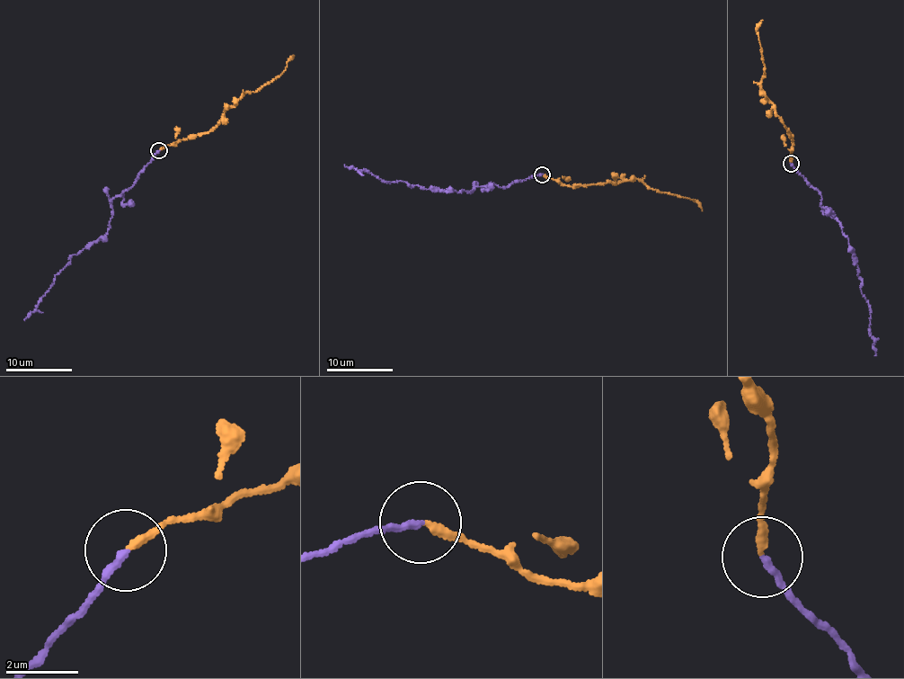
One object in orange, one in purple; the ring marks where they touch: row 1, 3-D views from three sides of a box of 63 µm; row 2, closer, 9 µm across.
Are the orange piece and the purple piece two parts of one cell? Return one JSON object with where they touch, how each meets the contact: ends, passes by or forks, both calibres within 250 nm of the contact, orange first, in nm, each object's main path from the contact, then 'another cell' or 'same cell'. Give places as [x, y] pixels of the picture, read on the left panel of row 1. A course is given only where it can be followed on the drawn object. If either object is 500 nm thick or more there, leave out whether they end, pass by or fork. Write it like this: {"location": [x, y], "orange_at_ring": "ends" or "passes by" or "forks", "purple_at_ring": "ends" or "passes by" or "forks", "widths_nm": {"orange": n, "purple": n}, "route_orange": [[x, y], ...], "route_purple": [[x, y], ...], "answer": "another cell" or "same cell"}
{"location": [158, 150], "orange_at_ring": "ends", "purple_at_ring": "ends", "widths_nm": {"orange": 200, "purple": 200}, "route_orange": [[158, 151], [180, 140], [213, 130], [226, 109], [234, 107], [238, 99], [272, 82], [294, 56]], "route_purple": [[158, 151], [133, 185], [112, 198], [110, 221], [102, 236], [73, 254], [70, 263], [24, 319]], "answer": "same cell"}

